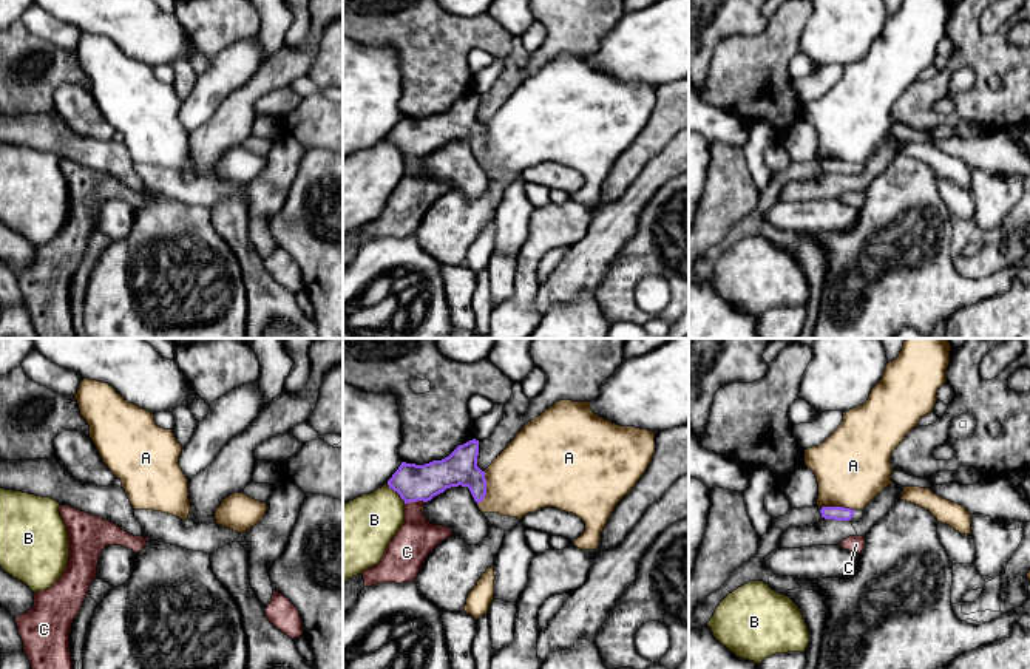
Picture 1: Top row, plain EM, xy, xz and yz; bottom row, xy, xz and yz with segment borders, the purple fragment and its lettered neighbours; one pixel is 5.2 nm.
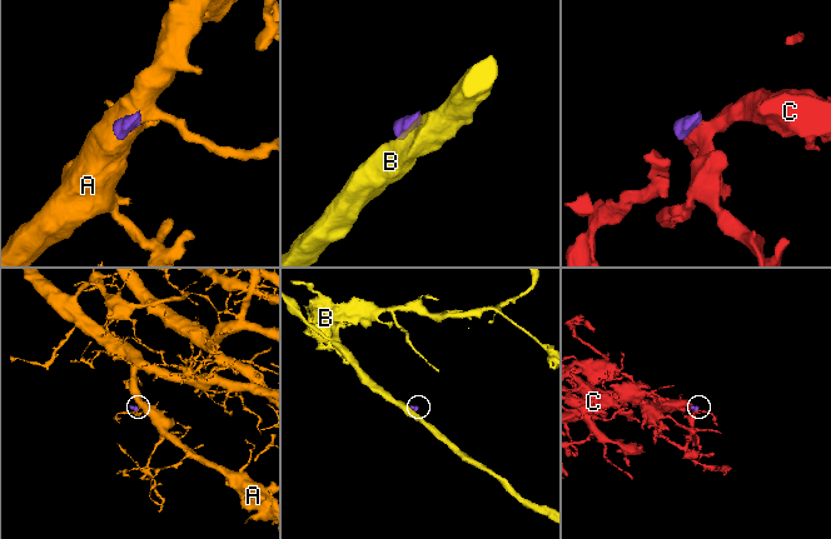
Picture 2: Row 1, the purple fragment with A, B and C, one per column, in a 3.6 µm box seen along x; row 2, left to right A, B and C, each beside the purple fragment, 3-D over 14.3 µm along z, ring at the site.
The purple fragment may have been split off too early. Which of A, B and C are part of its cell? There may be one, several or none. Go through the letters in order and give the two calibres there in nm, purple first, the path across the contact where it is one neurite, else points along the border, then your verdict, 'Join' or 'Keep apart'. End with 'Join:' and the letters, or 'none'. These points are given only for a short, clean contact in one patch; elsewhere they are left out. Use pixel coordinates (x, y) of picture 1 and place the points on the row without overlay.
A: Thickness 180 nm (purple) against 380 nm. Boundary: xz (485, 125), (485, 150), (477, 158). Keep apart
B: Thickness 190 nm (purple) against 300 nm. Boundary: xz (386, 138), (405, 156). Keep apart
C: Thickness 190 nm (purple) against 200 nm. Boundary: xz (425, 155), (408, 155), (405, 158). Keep apart
Join: none

